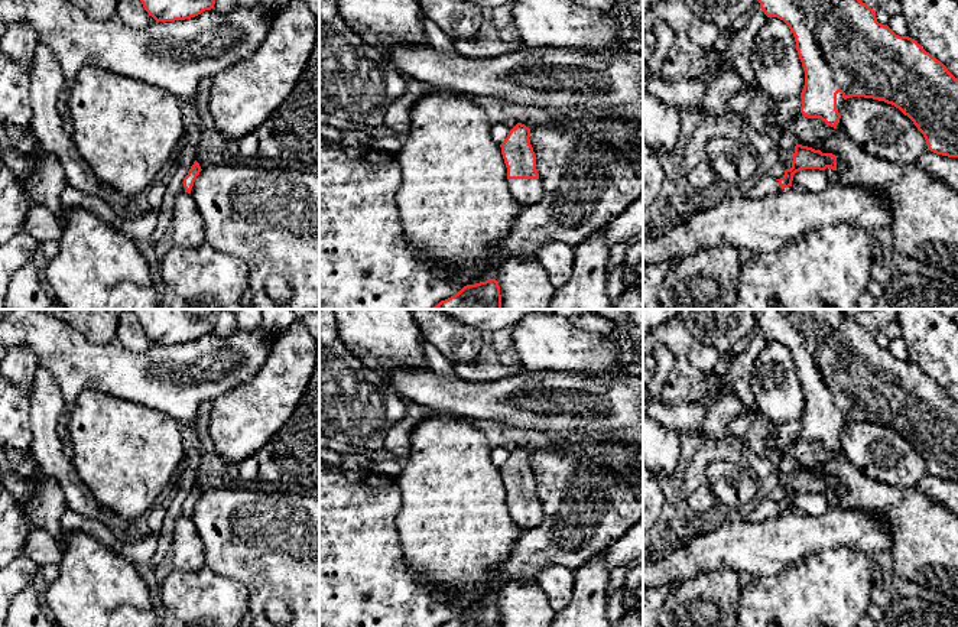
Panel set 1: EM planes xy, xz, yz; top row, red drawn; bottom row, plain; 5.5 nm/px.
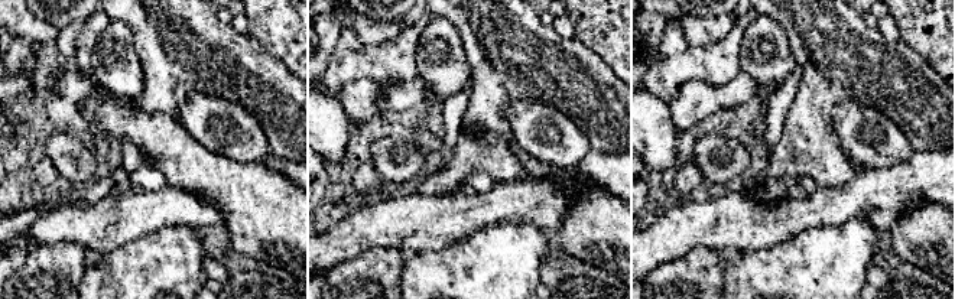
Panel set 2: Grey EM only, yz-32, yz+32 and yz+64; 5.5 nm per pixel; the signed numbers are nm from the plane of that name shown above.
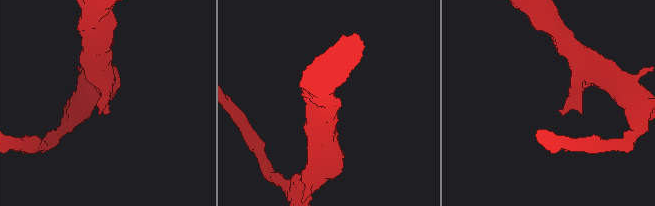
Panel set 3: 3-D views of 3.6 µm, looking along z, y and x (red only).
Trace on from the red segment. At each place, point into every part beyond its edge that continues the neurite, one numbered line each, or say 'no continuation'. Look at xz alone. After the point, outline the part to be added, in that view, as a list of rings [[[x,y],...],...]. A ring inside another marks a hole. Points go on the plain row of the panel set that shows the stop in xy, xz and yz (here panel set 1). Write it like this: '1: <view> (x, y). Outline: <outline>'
1: xz (525, 515). Outline: [[[507,503],[507,510],[520,529],[536,527],[543,522],[540,503]]]

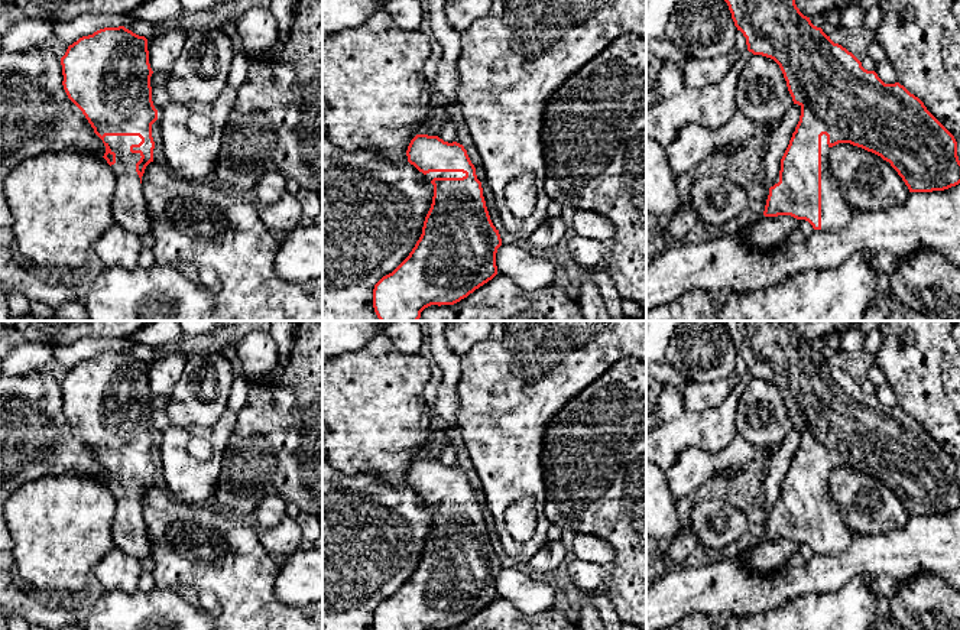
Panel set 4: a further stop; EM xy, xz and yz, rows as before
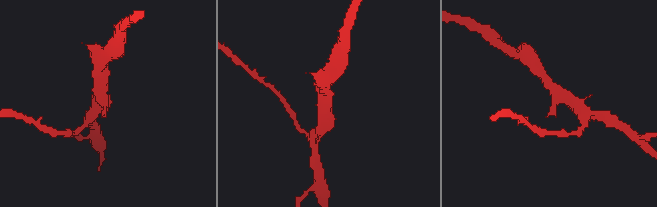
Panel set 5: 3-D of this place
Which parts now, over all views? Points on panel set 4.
1: xy (129, 529). Outline: [[[106,459],[104,465],[116,477],[116,487],[111,488],[116,497],[116,519],[113,525],[116,548],[139,561],[147,559],[152,556],[152,545],[140,501],[136,496],[136,487],[142,480],[130,475],[130,470],[139,468],[142,462],[139,459]]]

